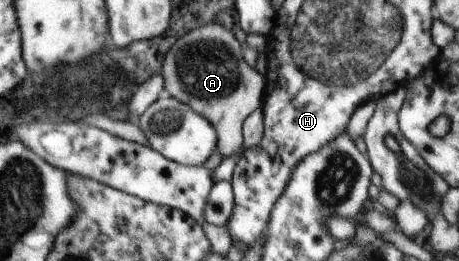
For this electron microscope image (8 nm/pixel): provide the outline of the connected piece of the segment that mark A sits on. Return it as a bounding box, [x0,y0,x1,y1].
[162,24,266,158]

